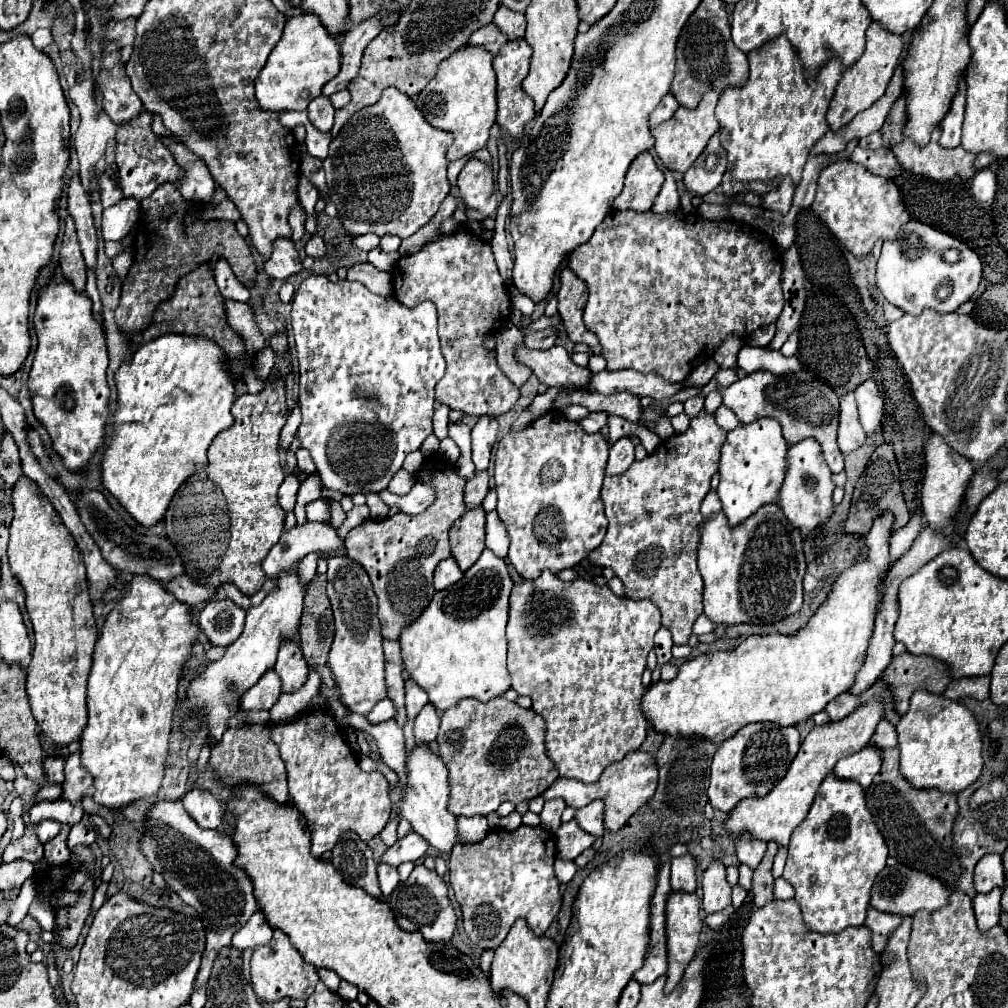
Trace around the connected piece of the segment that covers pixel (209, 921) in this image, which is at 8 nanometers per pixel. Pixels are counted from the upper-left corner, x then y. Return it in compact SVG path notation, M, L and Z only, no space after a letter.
M158 800L148 810L148 820L140 840L140 852L158 870L166 884L192 908L198 910L206 928L206 952L198 972L196 986L208 980L216 954L230 946L230 940L238 928L242 928L254 912L260 912L260 904L254 896L252 880L240 870L234 860L238 856L236 844L230 836L218 830L204 830L194 824L180 800Z

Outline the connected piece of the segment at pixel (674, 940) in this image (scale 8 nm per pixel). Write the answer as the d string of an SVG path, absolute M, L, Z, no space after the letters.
M672 892L666 902L666 952L668 952L668 970L666 970L666 986L664 986L666 994L670 994L676 988L686 966L692 962L700 942L702 928L704 928L704 922L700 916L698 896L688 892Z

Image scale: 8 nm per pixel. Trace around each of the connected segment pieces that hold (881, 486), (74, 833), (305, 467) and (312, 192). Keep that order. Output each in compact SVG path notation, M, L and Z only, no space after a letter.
M882 444L882 446L878 446L872 452L872 456L870 456L870 460L868 460L862 476L858 478L856 488L854 488L852 508L850 508L850 514L848 514L844 532L846 534L854 534L854 536L866 536L866 532L870 532L870 528L872 528L872 520L878 518L884 512L892 512L898 518L896 530L902 528L902 524L906 524L910 520L910 514L908 514L906 502L904 502L904 496L900 492L898 464L896 464L896 458L894 458L892 444Z
M78 822L78 824L74 824L72 830L70 830L68 846L70 846L70 850L74 850L78 844L86 844L86 846L90 846L94 840L96 840L96 832L94 832L92 828L84 826L82 822Z
M300 448L300 450L296 452L296 458L298 458L298 468L300 468L302 472L306 472L306 474L314 474L314 472L316 472L316 466L314 466L314 462L312 462L312 458L310 458L310 452L306 452L304 448Z
M300 176L300 184L298 184L298 198L300 198L300 204L304 206L306 210L306 216L314 216L314 206L318 202L318 190L314 188L314 184Z

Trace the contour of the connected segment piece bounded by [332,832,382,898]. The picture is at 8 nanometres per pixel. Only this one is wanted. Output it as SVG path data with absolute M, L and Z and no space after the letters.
M346 832L346 836L342 836L342 840L332 848L332 864L348 884L382 898L372 850L356 832Z

